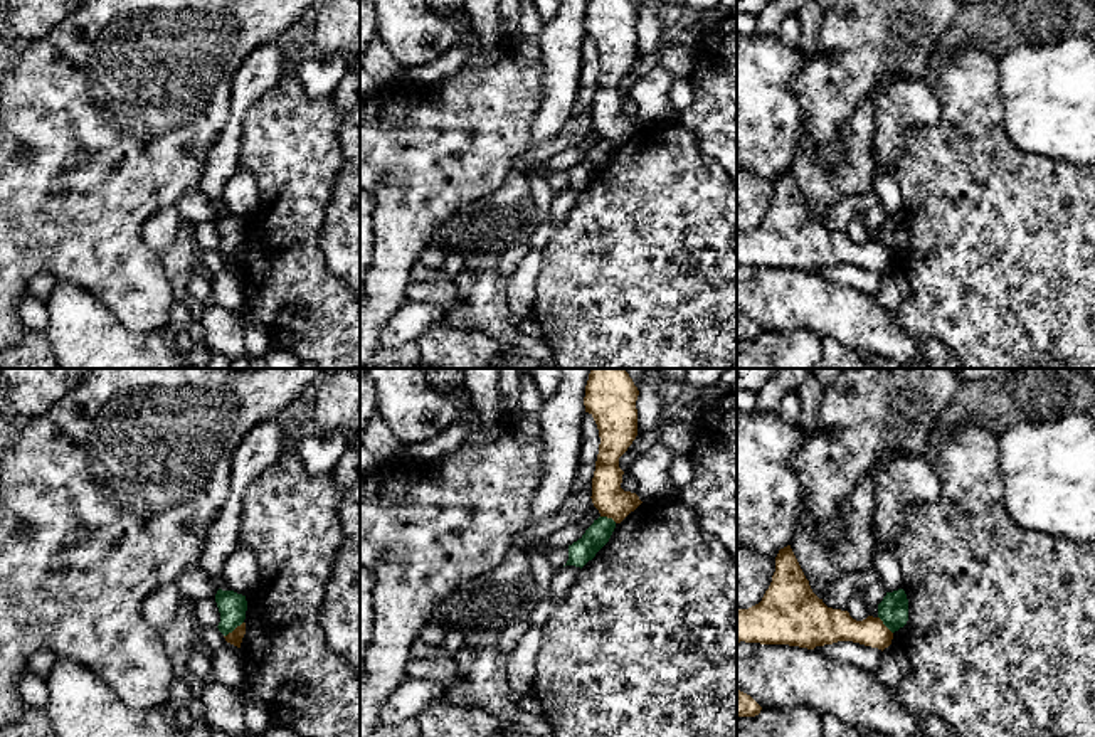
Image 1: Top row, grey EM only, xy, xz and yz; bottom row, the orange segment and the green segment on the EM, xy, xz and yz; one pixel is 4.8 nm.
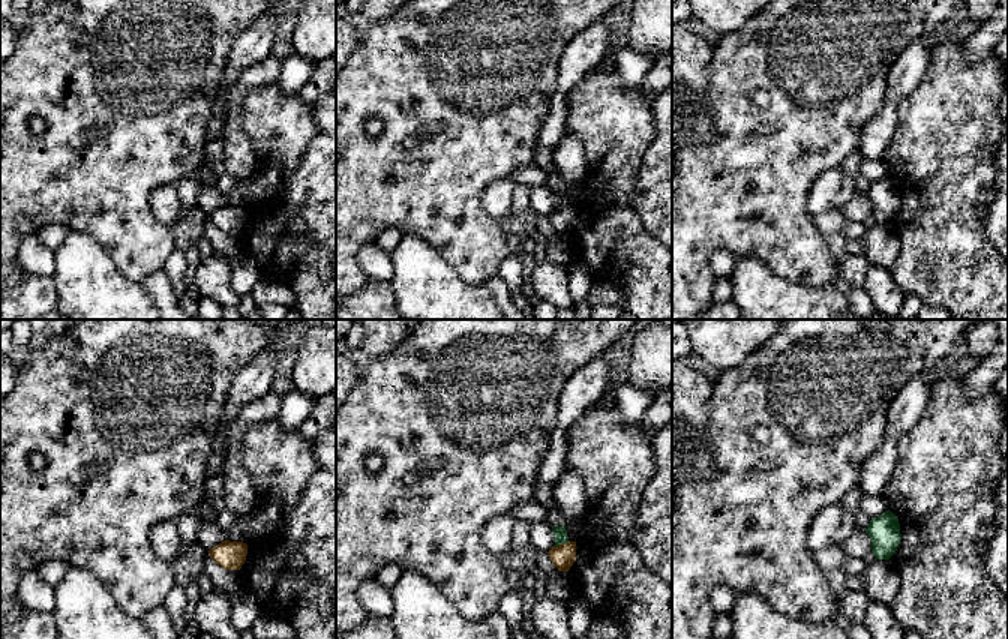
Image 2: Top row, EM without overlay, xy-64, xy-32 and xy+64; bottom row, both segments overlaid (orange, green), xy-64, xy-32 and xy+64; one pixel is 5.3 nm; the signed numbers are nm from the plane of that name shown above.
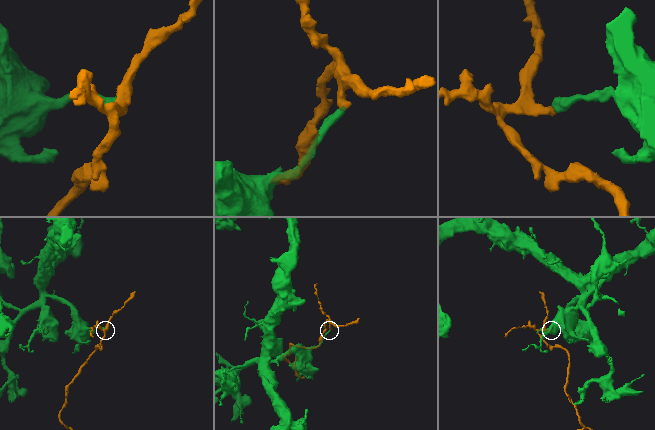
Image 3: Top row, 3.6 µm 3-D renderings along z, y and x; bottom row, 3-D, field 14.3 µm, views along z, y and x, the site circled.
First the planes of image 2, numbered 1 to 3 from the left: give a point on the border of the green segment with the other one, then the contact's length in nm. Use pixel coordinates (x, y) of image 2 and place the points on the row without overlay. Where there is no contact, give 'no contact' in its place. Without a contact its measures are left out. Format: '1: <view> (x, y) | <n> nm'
1: no contact
2: xy-32 (561, 209) | 90 nm
3: no contact

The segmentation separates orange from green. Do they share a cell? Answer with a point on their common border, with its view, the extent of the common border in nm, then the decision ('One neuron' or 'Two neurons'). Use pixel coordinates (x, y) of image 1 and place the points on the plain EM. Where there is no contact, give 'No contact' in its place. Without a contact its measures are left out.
Touches orange at xy (234, 253). Shared border 120 nm. Two neurons

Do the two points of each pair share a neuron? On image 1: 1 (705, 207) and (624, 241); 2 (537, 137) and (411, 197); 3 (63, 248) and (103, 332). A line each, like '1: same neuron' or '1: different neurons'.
1: same neuron
2: different neurons
3: different neurons

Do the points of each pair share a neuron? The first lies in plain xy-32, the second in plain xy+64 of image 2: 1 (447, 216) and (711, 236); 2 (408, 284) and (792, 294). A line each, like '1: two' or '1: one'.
1: one
2: one

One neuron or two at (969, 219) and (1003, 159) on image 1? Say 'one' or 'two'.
one

